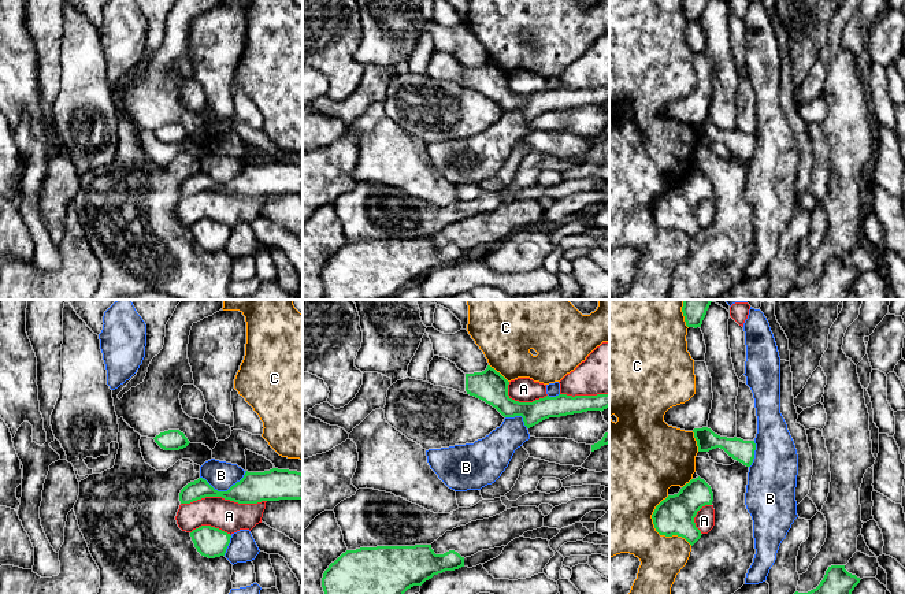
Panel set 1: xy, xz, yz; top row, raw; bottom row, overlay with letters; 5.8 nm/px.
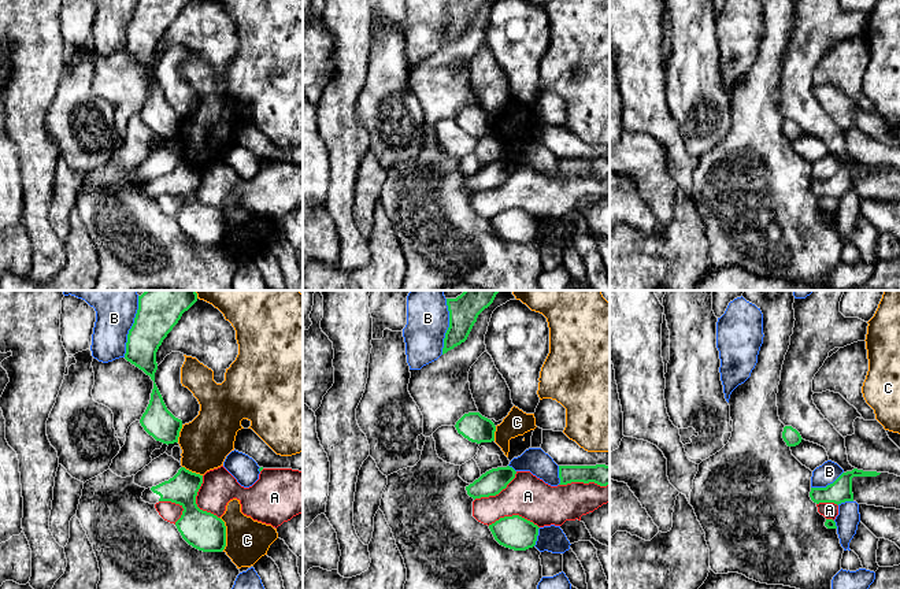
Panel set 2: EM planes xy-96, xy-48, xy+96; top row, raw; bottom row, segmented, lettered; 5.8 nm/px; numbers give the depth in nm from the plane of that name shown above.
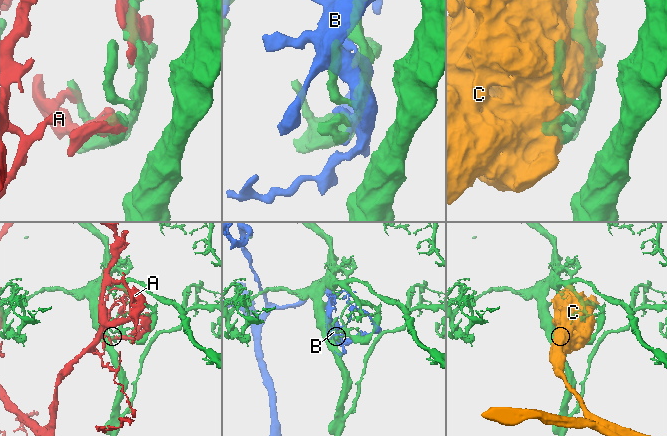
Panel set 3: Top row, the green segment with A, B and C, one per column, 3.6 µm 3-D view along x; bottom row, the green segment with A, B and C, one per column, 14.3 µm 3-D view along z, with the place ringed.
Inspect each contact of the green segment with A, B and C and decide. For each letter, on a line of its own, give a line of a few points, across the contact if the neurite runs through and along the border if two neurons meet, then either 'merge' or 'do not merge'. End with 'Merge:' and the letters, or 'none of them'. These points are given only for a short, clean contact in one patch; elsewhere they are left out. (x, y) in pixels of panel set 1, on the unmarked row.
A: do not merge
B: do not merge
C: do not merge
Merge: none of them

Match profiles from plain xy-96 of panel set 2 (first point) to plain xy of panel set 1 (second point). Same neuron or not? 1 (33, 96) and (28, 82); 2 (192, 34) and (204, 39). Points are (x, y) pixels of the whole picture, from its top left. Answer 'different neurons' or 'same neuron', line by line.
1: different neurons
2: same neuron

